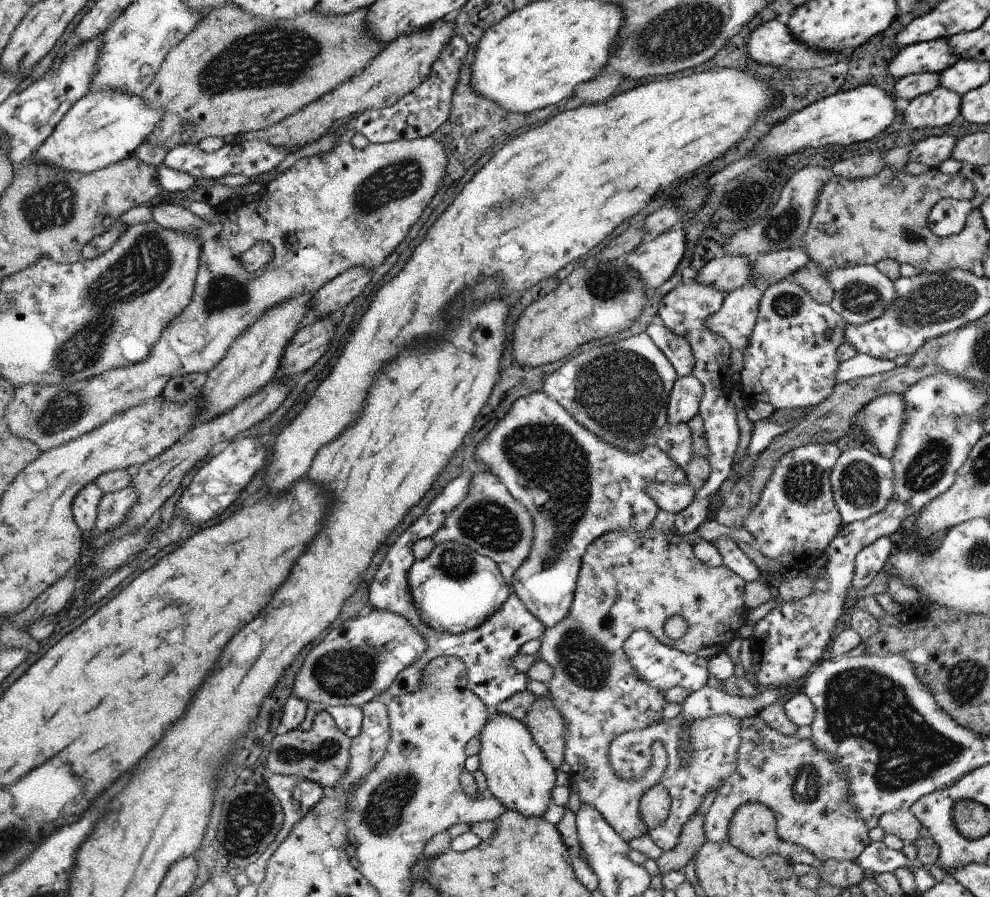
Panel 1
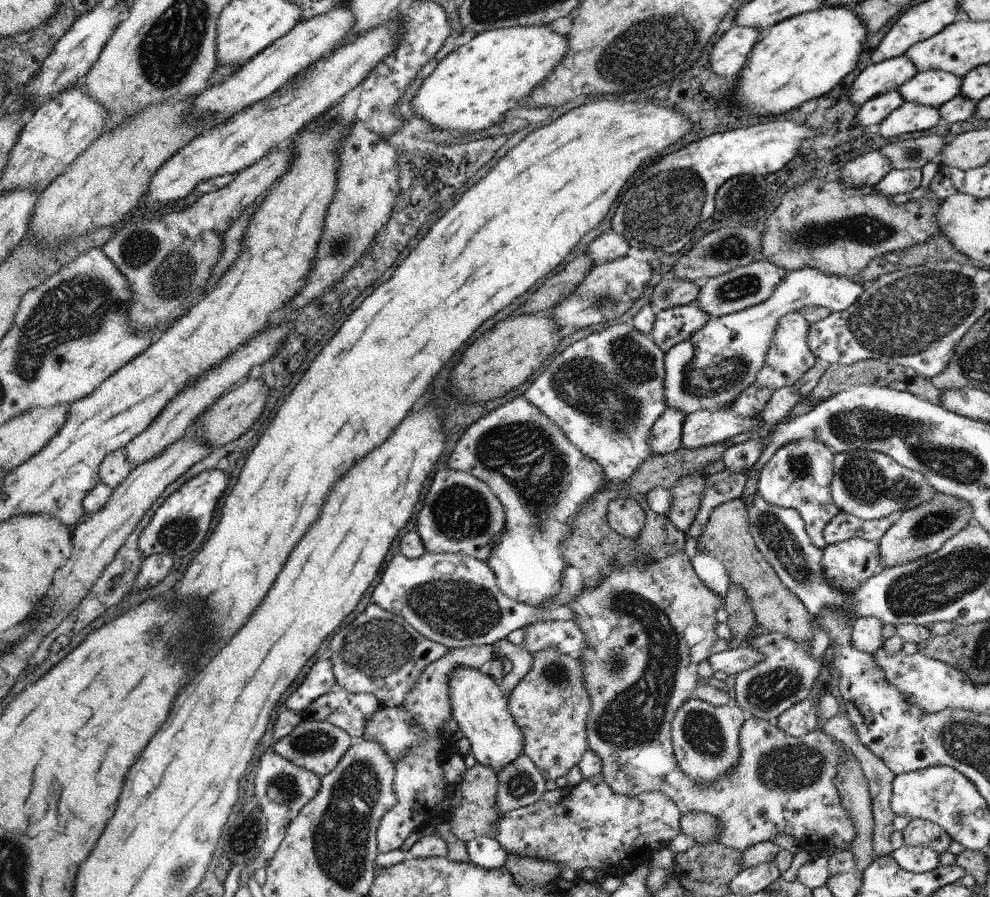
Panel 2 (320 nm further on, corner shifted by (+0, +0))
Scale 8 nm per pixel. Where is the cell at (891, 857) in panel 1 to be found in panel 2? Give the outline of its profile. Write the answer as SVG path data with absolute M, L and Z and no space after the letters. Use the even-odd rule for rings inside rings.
M903 845L894 851L891 856L900 868L912 873L930 872L940 865L939 855L932 848L926 848L926 846Z

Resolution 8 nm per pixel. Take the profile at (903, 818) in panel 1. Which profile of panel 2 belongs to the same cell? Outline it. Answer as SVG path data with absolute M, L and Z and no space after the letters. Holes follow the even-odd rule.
M914 818L906 828L902 830L904 845L906 846L926 846L932 848L938 855L948 850L950 846L950 836L944 832L938 824L930 820Z

